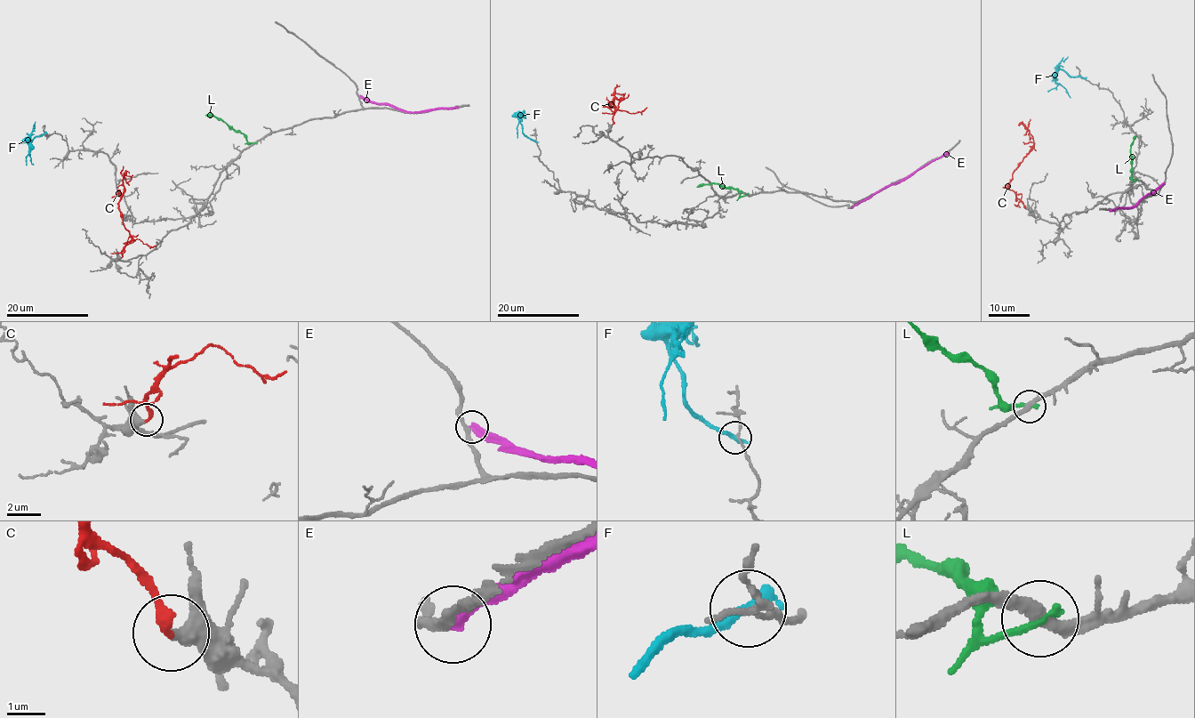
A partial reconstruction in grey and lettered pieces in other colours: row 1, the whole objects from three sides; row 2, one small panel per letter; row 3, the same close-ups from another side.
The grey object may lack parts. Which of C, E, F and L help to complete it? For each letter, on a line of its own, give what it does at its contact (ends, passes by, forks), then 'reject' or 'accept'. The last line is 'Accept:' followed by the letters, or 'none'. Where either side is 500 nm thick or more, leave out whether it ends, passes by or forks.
C: it ends there; accept
E: it ends there; reject
F: it ends there; reject
L: it ends there; reject
Accept: C

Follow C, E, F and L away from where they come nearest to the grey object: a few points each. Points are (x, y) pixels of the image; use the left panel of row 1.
C: (121, 257), (121, 251), (132, 238), (123, 222), (119, 202), (123, 195), (125, 175), (132, 177), (127, 181)
E: (359, 95), (370, 100), (417, 112), (458, 108)
F: (44, 133), (32, 142), (28, 140), (30, 145), (26, 165)
L: (254, 142), (248, 144), (241, 133), (205, 114)

